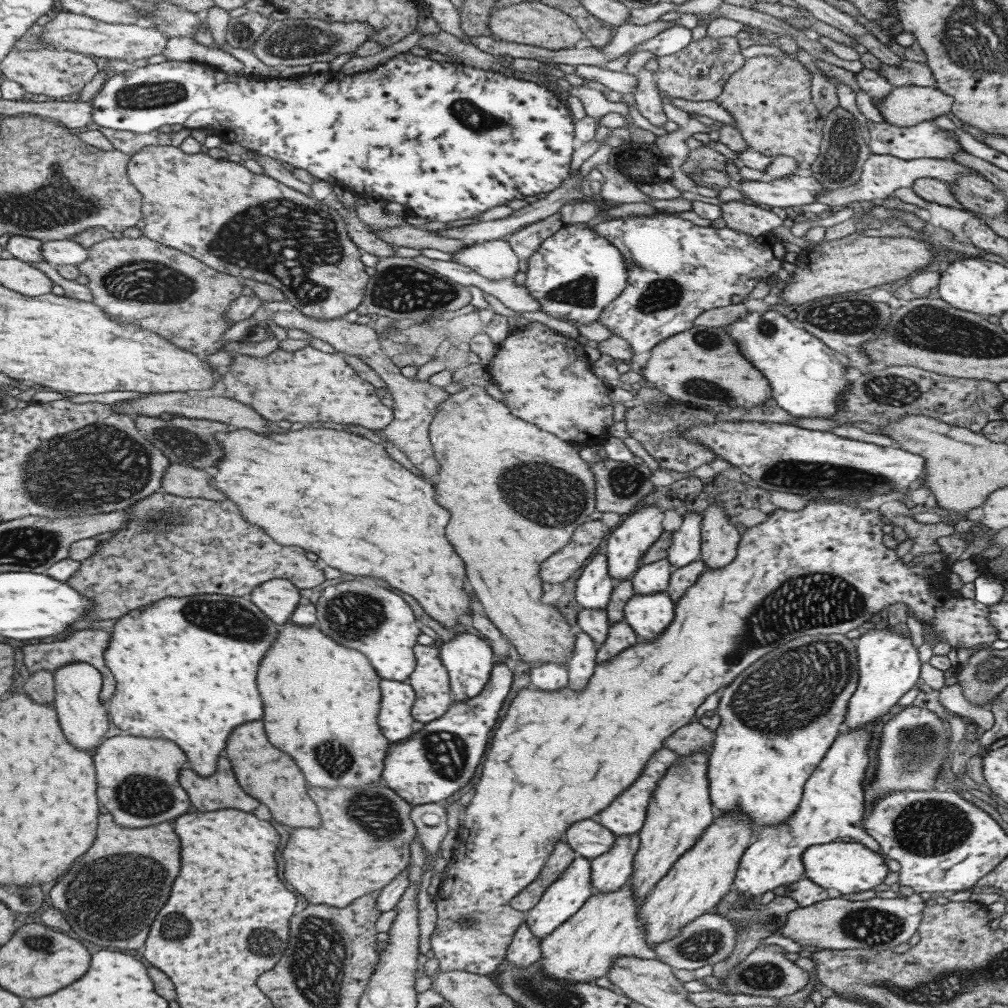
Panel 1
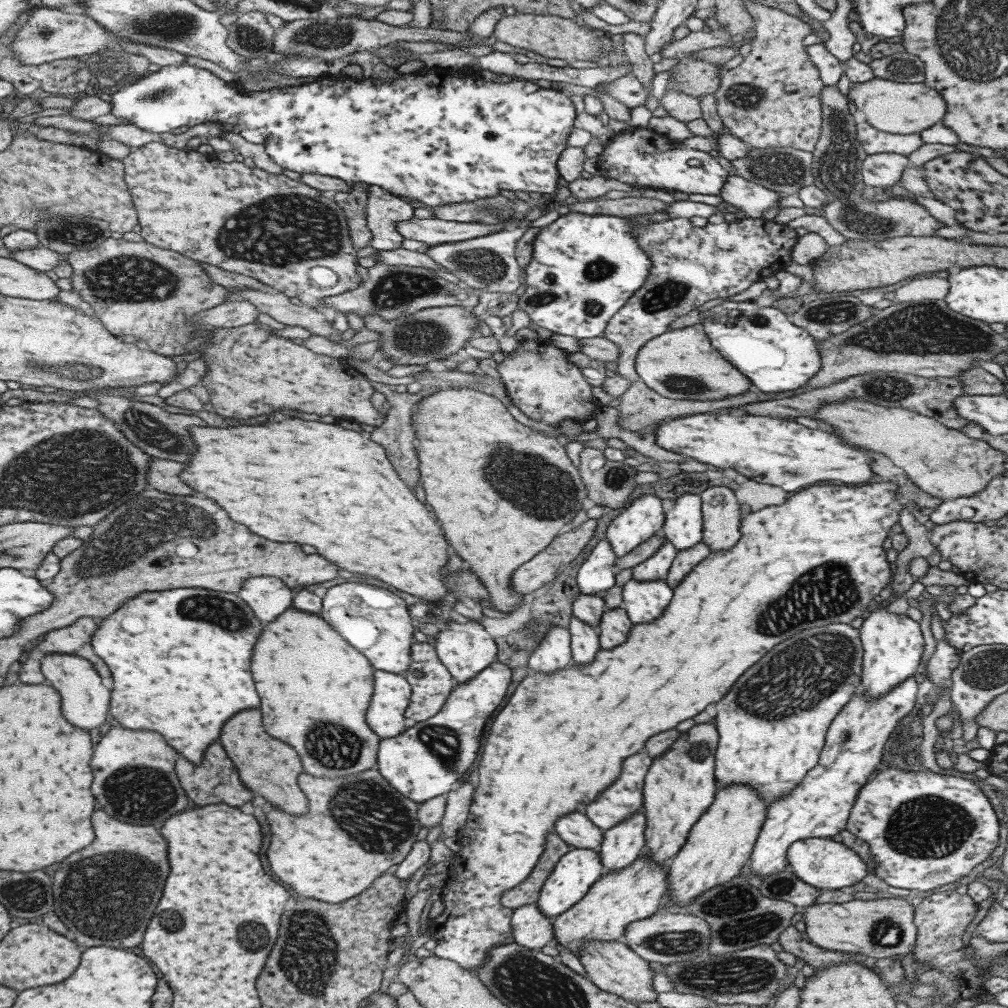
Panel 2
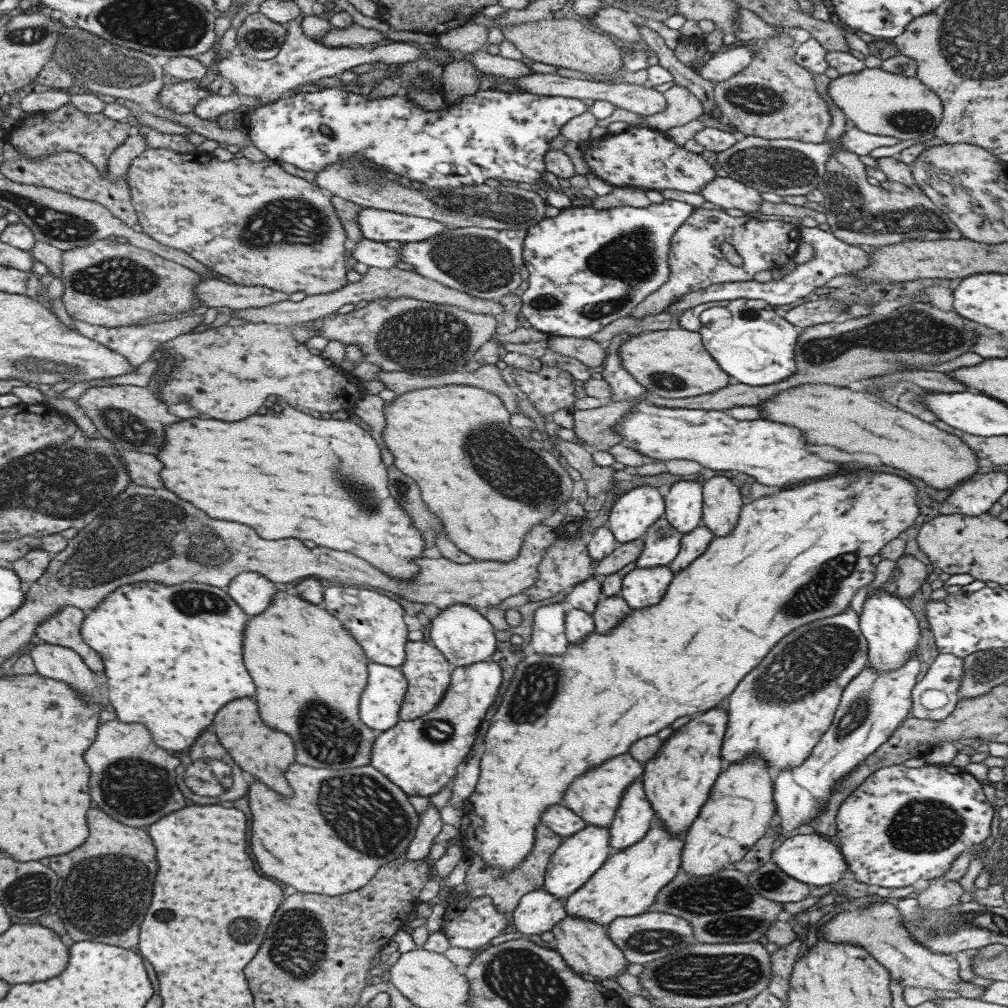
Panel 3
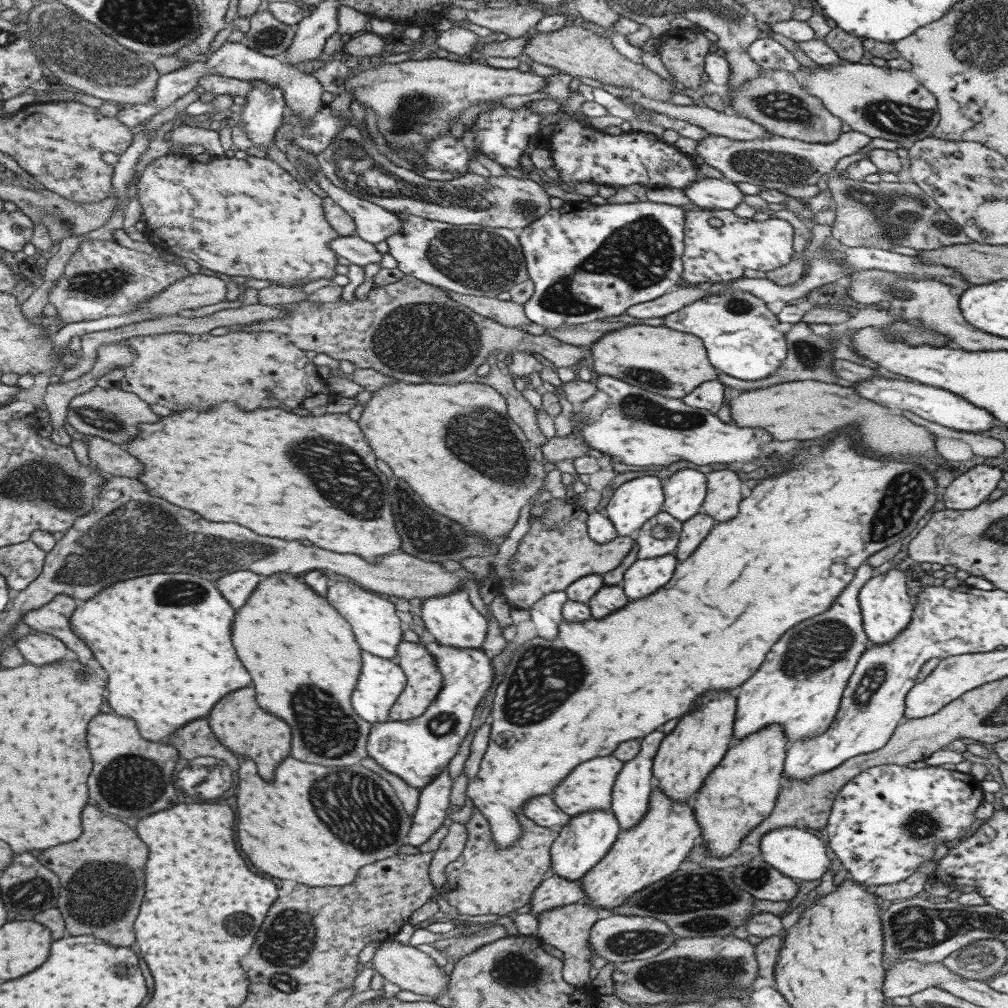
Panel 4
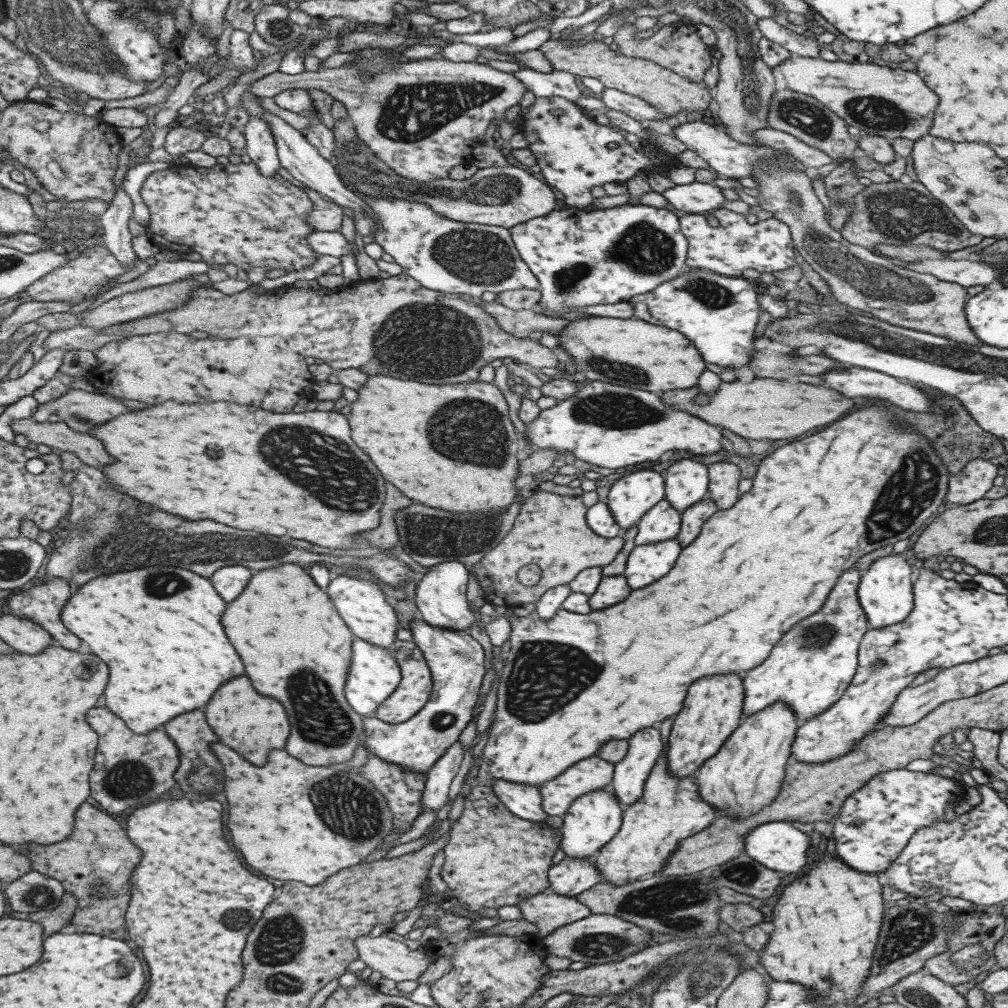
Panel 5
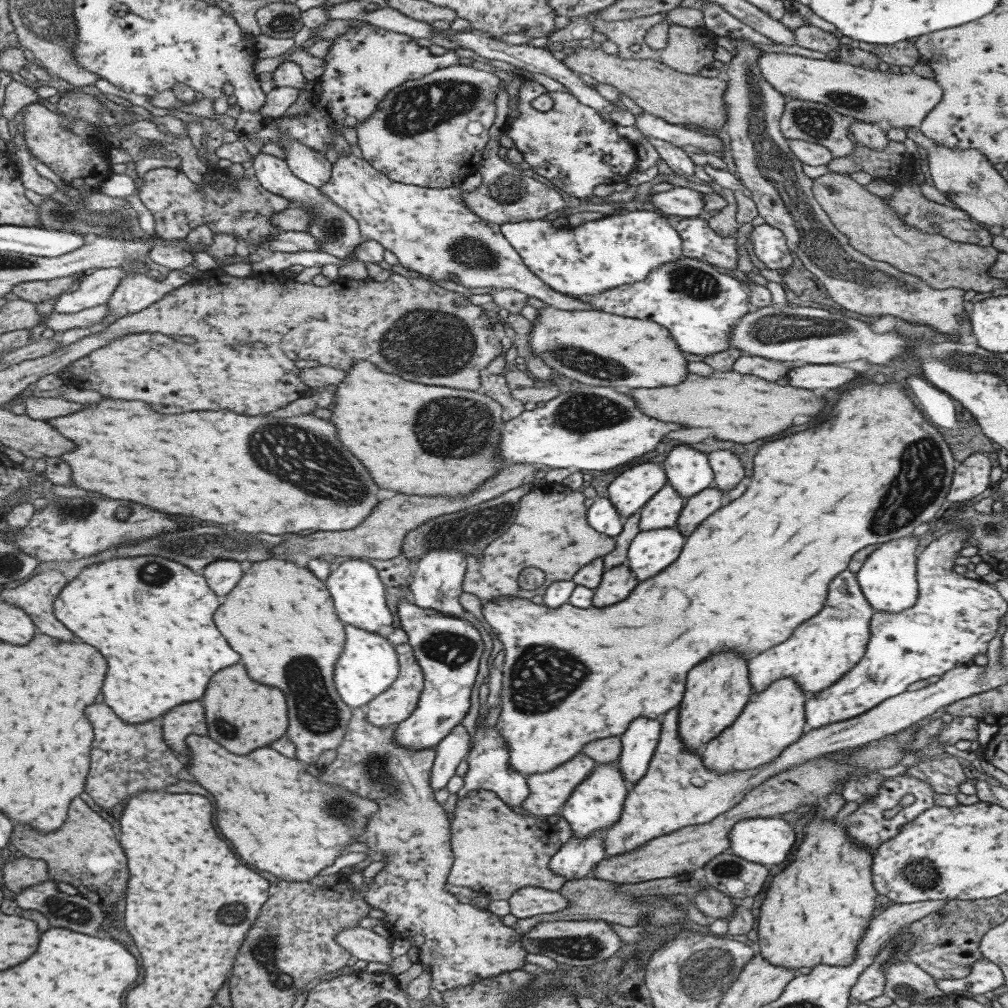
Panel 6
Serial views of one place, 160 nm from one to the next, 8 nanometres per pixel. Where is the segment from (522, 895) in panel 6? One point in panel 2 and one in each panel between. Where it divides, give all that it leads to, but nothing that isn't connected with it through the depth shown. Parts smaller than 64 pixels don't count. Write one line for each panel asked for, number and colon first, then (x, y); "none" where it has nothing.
2: (611, 966)
3: (584, 947)
4: (566, 927)
5: (546, 910)

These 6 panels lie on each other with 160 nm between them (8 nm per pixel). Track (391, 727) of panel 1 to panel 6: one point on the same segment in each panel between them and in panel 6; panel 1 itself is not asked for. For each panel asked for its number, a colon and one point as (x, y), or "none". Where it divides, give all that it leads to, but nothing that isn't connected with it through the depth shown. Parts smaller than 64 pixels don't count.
2: (391, 692)
3: (379, 701)
4: (380, 681)
5: (373, 674)
6: (367, 665)

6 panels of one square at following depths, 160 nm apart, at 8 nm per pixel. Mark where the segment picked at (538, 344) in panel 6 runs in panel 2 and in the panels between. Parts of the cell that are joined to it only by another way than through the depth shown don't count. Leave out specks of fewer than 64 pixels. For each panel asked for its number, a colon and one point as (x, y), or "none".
2: (679, 364)
3: (672, 363)
4: (660, 360)
5: (636, 354)

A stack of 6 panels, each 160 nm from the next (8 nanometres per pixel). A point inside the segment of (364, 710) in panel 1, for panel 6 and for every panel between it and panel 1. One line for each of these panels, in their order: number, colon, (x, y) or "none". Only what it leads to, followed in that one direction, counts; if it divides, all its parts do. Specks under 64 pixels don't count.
2: (312, 685)
3: (308, 672)
4: (303, 659)
5: (296, 648)
6: (279, 618)

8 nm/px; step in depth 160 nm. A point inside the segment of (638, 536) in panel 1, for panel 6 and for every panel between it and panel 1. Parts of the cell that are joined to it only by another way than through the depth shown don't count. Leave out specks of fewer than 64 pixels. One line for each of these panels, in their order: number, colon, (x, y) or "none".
2: (643, 518)
3: (635, 511)
4: (631, 504)
5: (630, 497)
6: (627, 492)

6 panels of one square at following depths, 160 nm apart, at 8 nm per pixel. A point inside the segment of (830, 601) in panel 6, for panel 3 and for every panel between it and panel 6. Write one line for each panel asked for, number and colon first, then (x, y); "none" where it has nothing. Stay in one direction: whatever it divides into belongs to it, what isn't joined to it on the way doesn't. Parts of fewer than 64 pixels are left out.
3: (779, 711)
4: (799, 685)
5: (808, 669)

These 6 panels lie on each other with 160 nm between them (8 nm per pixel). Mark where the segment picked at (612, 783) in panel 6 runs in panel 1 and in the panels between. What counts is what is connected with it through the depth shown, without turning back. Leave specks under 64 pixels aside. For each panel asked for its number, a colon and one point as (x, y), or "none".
1: (563, 897)
2: (572, 875)
3: (573, 862)
4: (583, 841)
5: (590, 821)

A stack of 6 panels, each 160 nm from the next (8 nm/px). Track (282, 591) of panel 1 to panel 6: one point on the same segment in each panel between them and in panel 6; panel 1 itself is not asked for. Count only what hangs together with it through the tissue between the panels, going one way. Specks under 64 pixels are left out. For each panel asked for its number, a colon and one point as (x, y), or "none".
2: (266, 596)
3: (250, 592)
4: (235, 587)
5: (228, 580)
6: (221, 575)

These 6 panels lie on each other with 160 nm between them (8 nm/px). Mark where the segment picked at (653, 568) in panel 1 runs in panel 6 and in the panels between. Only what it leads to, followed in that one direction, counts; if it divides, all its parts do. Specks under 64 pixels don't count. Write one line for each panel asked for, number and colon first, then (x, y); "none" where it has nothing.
2: (656, 566)
3: (661, 542)
4: (659, 535)
5: (660, 523)
6: (662, 511)

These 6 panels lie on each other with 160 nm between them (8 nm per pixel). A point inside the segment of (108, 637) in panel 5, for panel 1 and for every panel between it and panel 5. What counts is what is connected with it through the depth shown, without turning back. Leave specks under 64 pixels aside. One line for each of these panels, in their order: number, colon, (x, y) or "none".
1: (185, 666)
2: (180, 658)
3: (164, 672)
4: (164, 639)

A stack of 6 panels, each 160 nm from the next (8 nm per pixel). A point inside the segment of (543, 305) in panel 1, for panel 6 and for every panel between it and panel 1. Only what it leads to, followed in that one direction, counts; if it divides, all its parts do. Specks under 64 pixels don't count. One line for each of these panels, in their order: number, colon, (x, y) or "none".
2: (582, 270)
3: (585, 267)
4: (586, 261)
5: (580, 257)
6: (596, 255)

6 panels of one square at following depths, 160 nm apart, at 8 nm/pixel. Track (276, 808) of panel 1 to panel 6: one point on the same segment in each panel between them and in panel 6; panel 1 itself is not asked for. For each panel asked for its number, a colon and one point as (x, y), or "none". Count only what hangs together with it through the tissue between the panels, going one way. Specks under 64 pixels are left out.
2: (266, 766)
3: (263, 752)
4: (236, 721)
5: (251, 724)
6: (241, 715)

